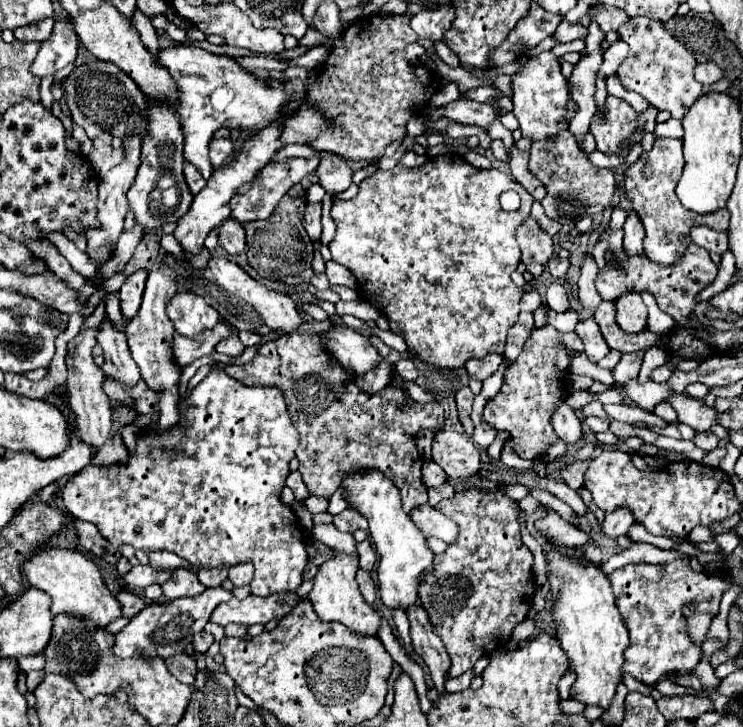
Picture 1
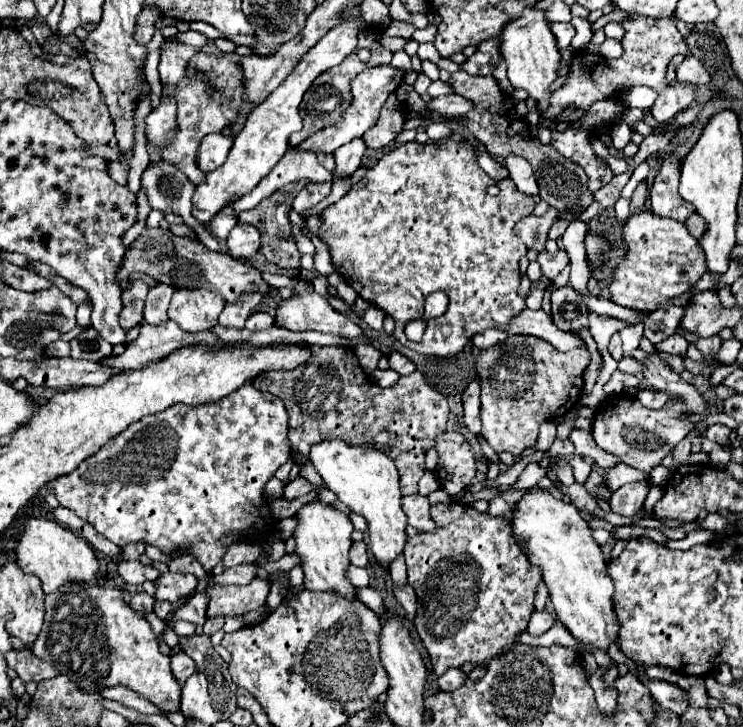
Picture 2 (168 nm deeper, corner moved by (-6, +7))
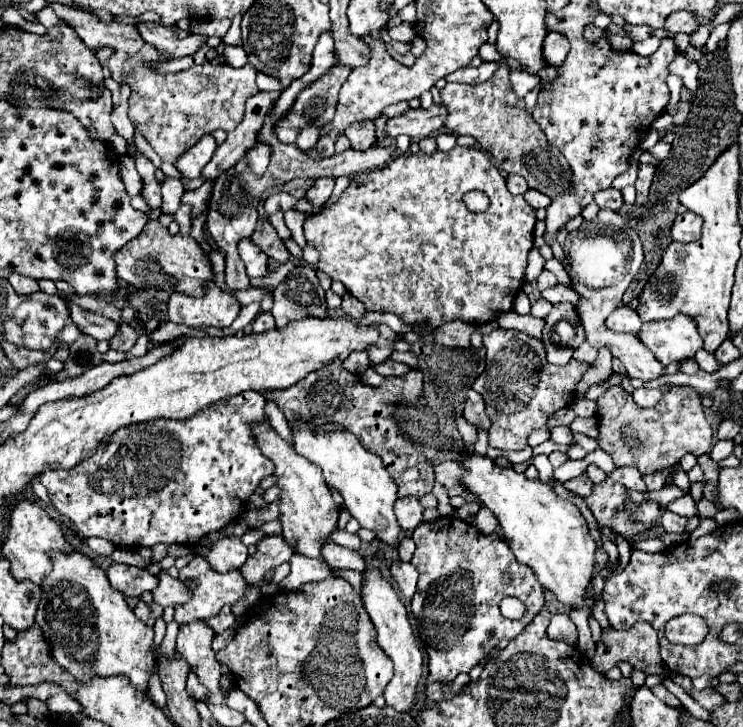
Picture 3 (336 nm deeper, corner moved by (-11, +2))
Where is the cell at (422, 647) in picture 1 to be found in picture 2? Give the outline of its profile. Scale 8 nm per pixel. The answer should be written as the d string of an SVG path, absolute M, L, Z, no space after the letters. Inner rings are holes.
M404 587L404 589L394 589L394 595L398 599L398 603L402 605L402 609L406 611L406 615L410 617L410 621L416 619L416 595L412 587Z

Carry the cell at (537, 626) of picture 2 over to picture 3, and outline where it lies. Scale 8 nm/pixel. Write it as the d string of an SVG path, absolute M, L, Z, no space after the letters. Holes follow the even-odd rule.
M555 614L551 618L551 624L549 624L549 636L551 640L561 640L561 642L567 642L567 644L575 644L579 634L577 634L577 628L575 624L569 620L567 614Z

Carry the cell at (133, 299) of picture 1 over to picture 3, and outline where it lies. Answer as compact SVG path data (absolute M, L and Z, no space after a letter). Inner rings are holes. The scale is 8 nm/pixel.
M121 324L121 334L115 336L109 342L109 348L119 350L119 352L129 352L135 346L137 338L139 338L139 332L135 328L129 328L127 324Z

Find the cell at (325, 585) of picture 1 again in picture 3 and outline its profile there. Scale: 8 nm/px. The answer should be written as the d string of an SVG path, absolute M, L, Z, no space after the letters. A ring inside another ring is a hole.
M269 422L251 424L251 432L253 432L253 438L255 438L259 450L263 452L263 456L267 456L275 464L273 476L277 476L275 486L281 490L277 500L279 500L279 520L283 524L283 536L287 536L289 542L295 542L297 554L323 560L319 556L319 552L323 548L321 538L329 536L331 530L337 528L339 506L333 502L331 492L329 492L327 484L323 482L319 468L315 464L311 464L307 458L299 456L293 450L293 446L287 440L283 440L269 426Z

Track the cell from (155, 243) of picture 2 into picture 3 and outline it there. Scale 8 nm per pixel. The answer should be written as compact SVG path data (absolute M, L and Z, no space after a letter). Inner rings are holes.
M149 220L143 232L129 240L119 252L115 252L117 278L135 288L153 288L165 292L185 292L189 296L201 296L205 282L213 280L211 262L203 256L199 244L191 236L169 234L159 220Z

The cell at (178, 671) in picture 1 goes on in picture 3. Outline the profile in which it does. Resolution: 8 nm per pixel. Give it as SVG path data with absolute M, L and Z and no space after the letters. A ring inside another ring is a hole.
M189 672L189 678L187 678L187 692L191 696L195 696L195 700L203 700L203 702L209 700L207 688L203 688L203 684L197 680L197 676L193 672Z

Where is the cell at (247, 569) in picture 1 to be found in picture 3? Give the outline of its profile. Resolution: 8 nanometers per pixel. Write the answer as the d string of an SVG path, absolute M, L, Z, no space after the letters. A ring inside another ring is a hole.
M221 536L209 546L207 562L217 572L229 572L231 568L241 568L247 556L247 546L239 536Z

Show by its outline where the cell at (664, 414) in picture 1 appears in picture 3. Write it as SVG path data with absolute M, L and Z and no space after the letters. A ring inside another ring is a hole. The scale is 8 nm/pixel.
M645 386L633 390L633 400L635 400L639 406L643 406L643 408L655 406L661 396L663 396L661 390L651 390L651 388L645 388Z

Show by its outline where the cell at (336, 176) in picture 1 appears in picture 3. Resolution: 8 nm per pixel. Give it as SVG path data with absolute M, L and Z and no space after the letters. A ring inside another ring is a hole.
M373 120L353 122L351 126L347 126L347 130L343 134L349 138L351 148L355 148L355 150L367 150L377 142Z

